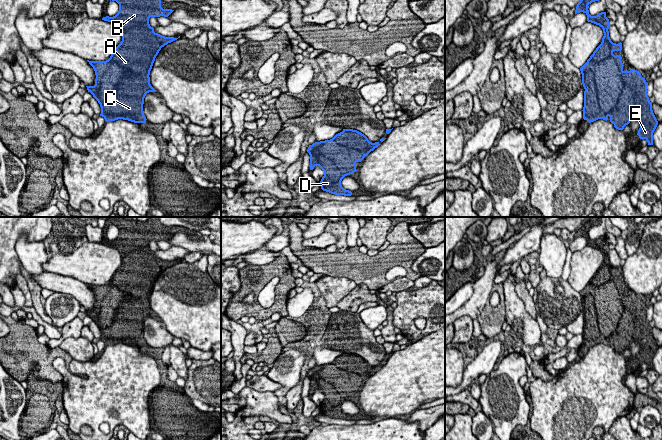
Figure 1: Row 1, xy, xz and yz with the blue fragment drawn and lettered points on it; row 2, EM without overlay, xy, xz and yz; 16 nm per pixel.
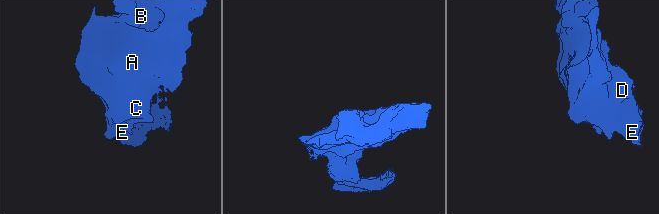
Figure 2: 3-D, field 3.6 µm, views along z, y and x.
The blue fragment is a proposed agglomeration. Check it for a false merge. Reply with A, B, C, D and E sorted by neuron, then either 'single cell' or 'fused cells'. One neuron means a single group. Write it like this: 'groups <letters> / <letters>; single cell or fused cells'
groups A B C D E; single cell

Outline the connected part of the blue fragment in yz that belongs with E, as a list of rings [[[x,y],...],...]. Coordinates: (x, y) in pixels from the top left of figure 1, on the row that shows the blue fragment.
[[[580,0],[576,6],[575,14],[583,12],[587,15],[587,21],[599,25],[603,29],[604,36],[601,44],[596,48],[587,62],[580,68],[582,74],[582,84],[584,91],[583,119],[589,123],[598,119],[610,120],[614,127],[623,130],[630,120],[637,118],[640,121],[640,128],[637,135],[640,139],[645,139],[648,145],[653,145],[653,133],[658,125],[658,121],[652,110],[652,103],[647,96],[647,85],[645,78],[635,70],[623,70],[621,55],[614,55],[614,51],[622,50],[622,43],[613,43],[609,37],[609,19],[606,12],[601,12],[596,16],[589,14],[589,4],[599,0]]]

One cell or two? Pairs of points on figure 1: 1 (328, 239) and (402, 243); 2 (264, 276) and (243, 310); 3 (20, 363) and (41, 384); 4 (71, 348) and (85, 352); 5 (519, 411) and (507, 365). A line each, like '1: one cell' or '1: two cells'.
1: two cells
2: one cell
3: two cells
4: one cell
5: one cell

